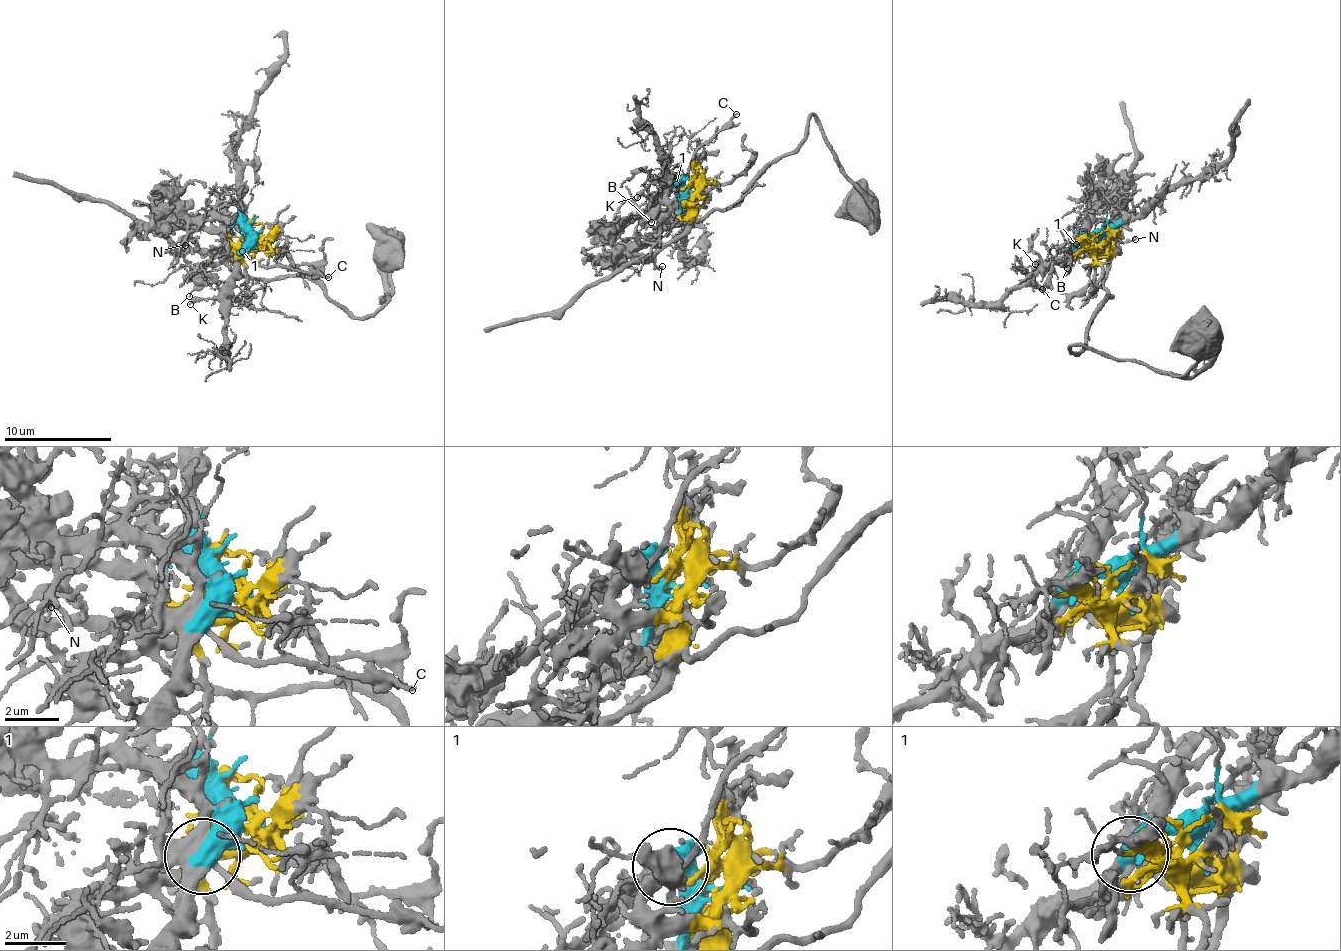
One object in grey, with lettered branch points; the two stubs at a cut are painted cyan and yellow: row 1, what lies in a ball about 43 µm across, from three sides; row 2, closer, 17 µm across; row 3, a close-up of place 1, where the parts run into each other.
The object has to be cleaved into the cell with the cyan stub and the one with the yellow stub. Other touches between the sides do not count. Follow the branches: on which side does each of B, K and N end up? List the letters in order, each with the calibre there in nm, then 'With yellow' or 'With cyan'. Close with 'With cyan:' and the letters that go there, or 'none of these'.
B: Thickness 130 nm. With yellow
K: Thickness 320 nm. With cyan
N: Thickness 180 nm. With yellow
With cyan: K

